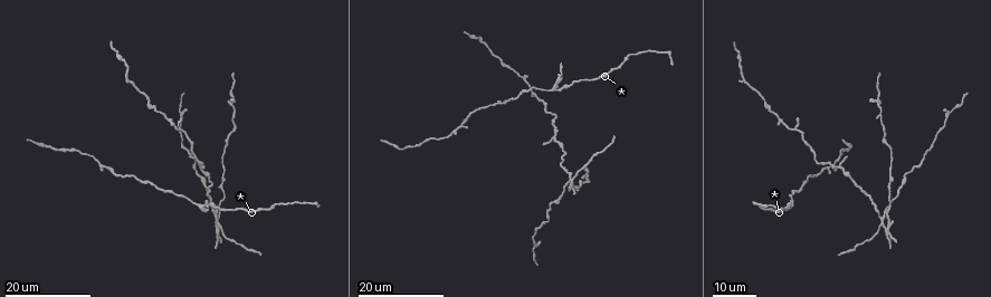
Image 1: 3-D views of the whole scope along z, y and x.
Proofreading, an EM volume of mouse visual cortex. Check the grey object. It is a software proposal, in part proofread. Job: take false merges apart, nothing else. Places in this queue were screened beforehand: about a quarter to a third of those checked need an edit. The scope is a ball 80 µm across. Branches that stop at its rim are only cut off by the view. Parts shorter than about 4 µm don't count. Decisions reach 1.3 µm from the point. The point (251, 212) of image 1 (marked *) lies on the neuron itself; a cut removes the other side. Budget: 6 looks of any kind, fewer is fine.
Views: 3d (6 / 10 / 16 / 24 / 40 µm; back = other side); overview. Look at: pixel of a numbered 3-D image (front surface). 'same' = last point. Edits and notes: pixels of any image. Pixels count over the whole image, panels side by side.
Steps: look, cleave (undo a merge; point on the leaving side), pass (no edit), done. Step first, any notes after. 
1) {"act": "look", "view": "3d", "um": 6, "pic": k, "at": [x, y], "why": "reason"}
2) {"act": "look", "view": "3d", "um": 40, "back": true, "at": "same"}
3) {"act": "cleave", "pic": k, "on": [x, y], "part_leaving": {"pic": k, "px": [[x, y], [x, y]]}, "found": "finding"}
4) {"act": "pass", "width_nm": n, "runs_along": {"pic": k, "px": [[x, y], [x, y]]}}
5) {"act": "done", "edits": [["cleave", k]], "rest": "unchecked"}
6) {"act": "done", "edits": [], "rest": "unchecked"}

{"act": "look", "view": "3d", "um": 16, "pic": 1, "at": [555, 87], "why": "three-way junction"}

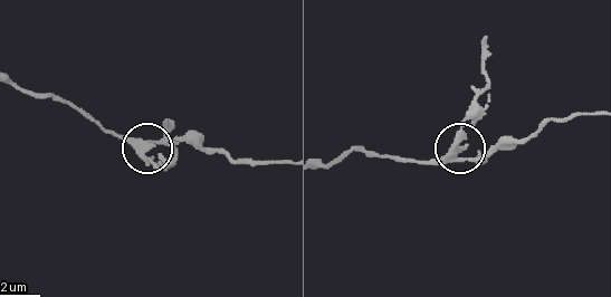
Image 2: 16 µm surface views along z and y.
{"act": "look", "view": "3d", "um": 10, "pic": 2, "at": [143, 153]}

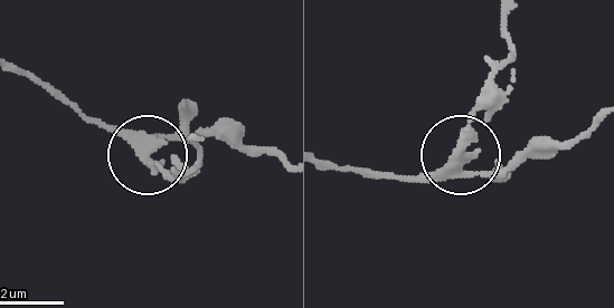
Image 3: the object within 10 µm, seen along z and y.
{"act": "look", "view": "3d", "um": 10, "back": true, "pic": 3, "at": [455, 160]}

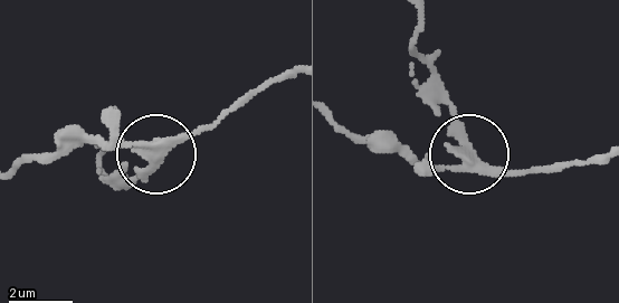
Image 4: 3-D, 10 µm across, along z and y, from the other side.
{"act": "cleave", "pic": 4, "on": [146, 170], "width_nm": 290, "part_leaving": {"pic": 4, "px": [[478, 162], [460, 141], [449, 109], [412, 68], [417, 20]]}, "found": "a second neuron is stuck on"}

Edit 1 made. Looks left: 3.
{"act": "look", "view": "3d", "um": 16, "pic": 1, "at": [104, 167], "why": "three-way junction"}

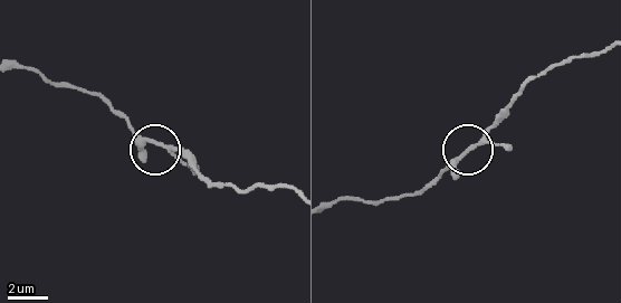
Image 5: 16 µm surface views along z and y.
{"act": "look", "view": "3d", "um": 10, "pic": 5, "at": [470, 150]}

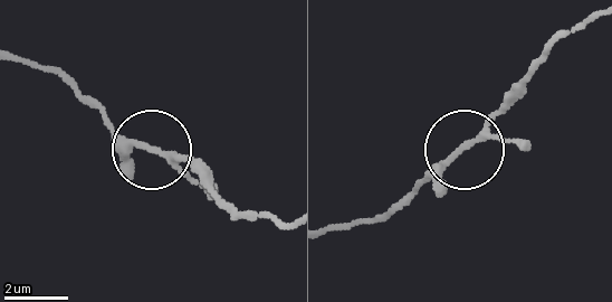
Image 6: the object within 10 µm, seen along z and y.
{"act": "pass", "runs_along": {"pic": 6, "px": [[594, 15], [398, 211]]}, "found": "one neuron here"}

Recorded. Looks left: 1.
{"act": "done", "edits": [["cleave", 4]], "rest": "unchecked"}

